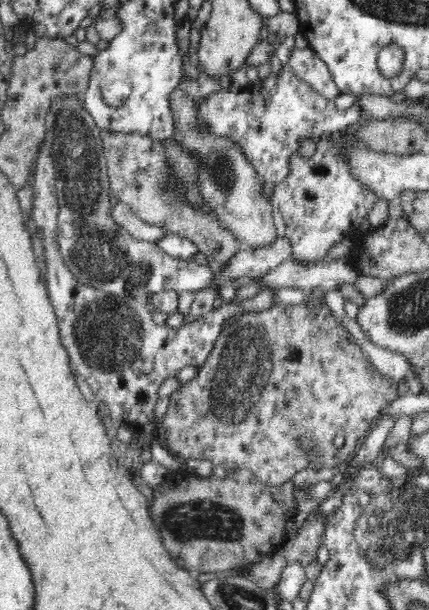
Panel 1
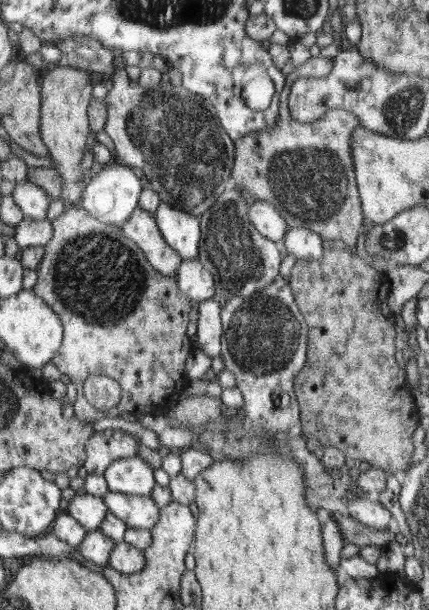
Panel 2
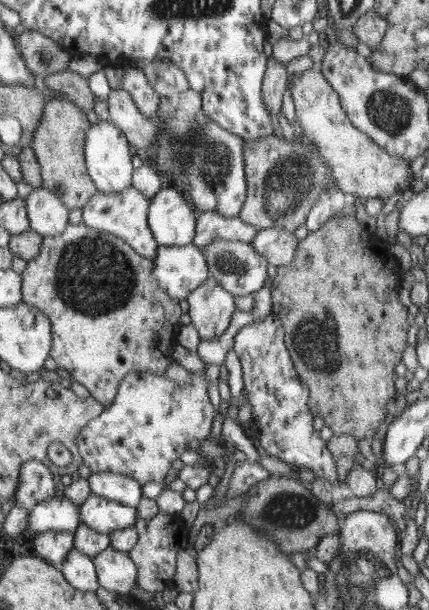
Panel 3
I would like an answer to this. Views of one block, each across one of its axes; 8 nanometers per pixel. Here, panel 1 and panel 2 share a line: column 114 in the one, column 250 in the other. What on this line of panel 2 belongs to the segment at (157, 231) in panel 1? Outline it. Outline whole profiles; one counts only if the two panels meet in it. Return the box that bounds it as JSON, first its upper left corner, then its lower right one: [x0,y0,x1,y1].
[248,201,288,244]

